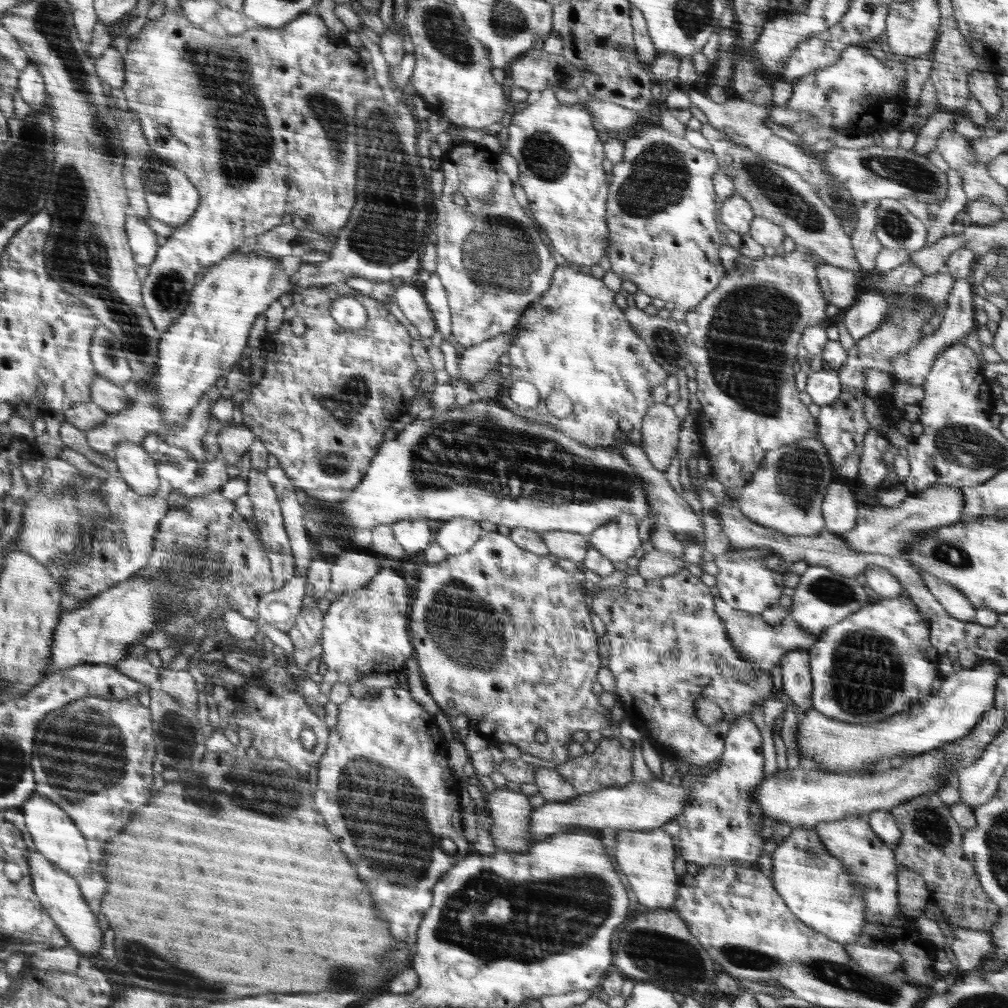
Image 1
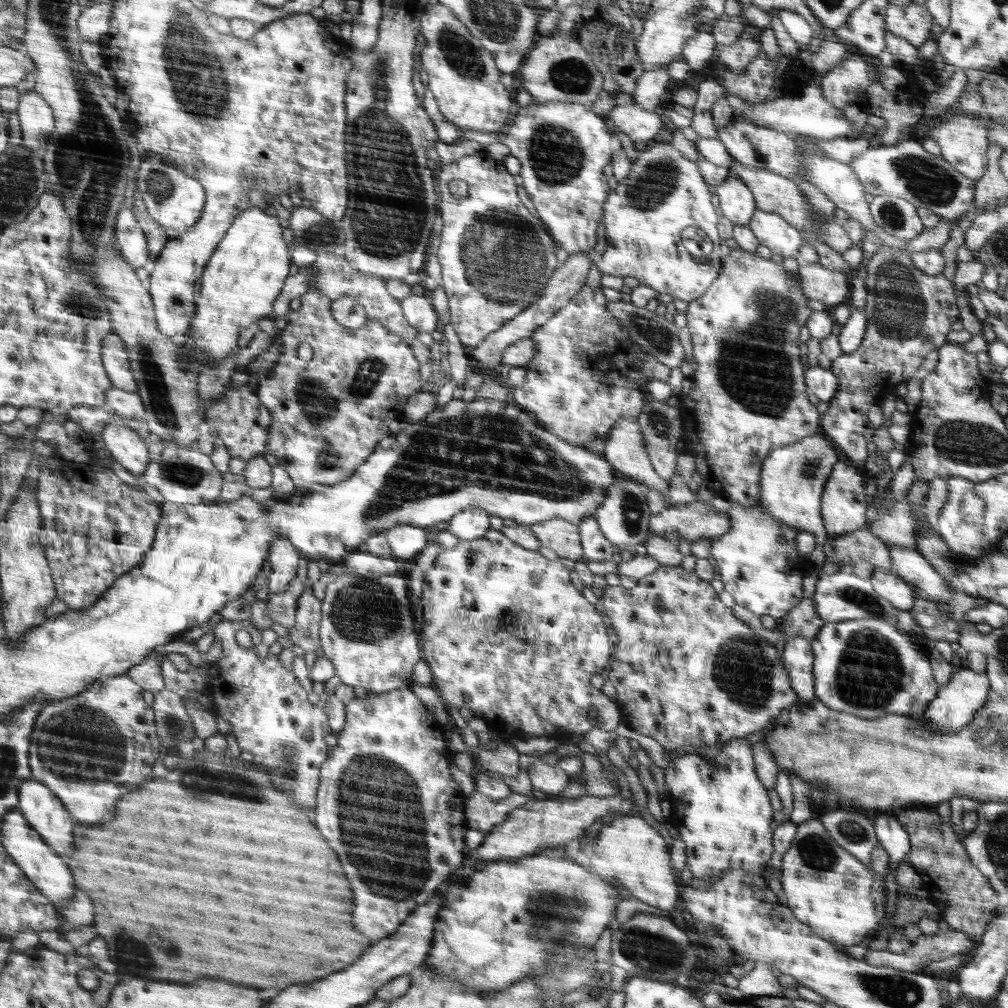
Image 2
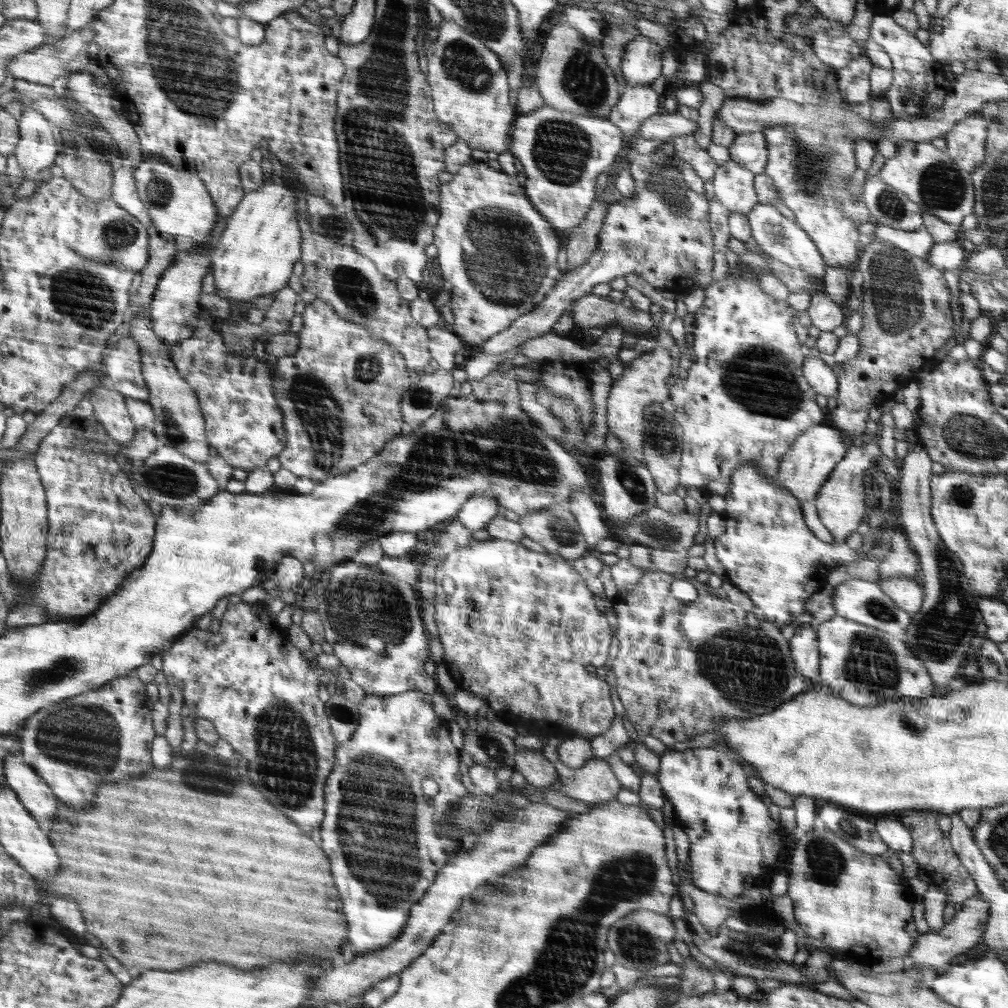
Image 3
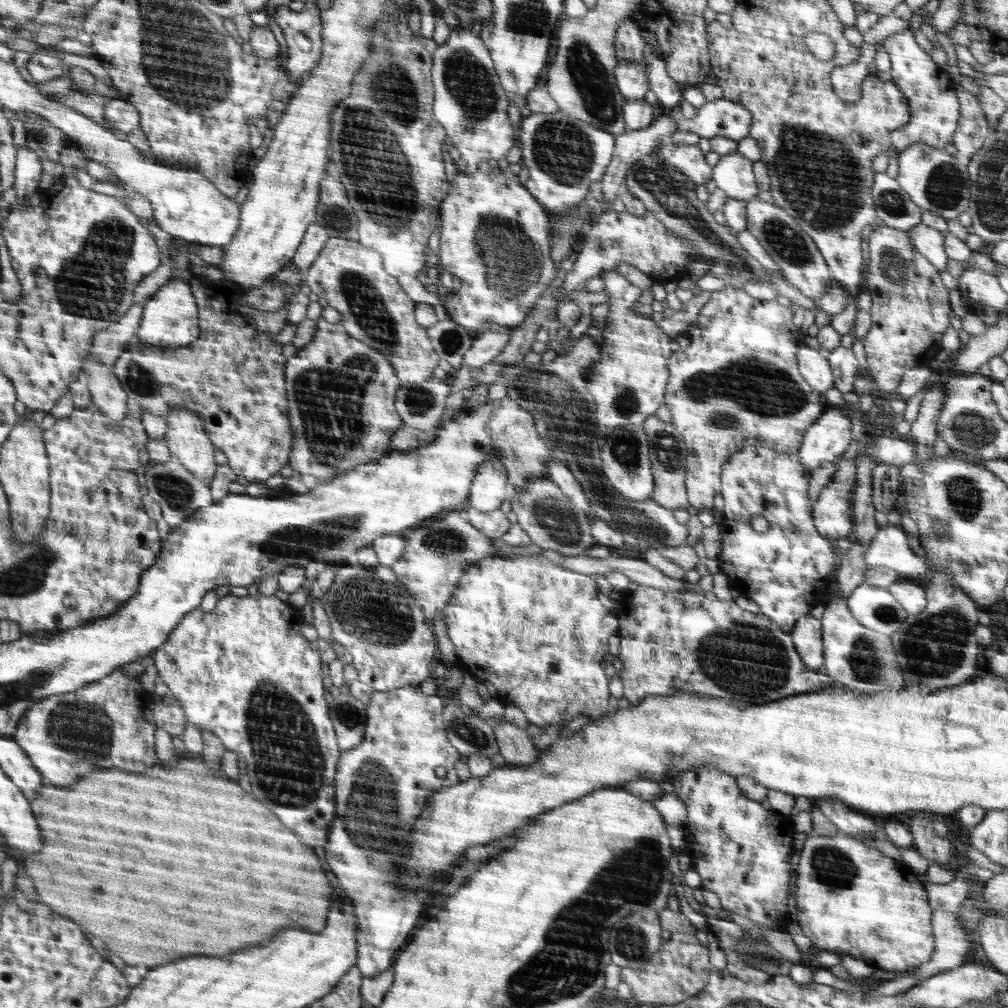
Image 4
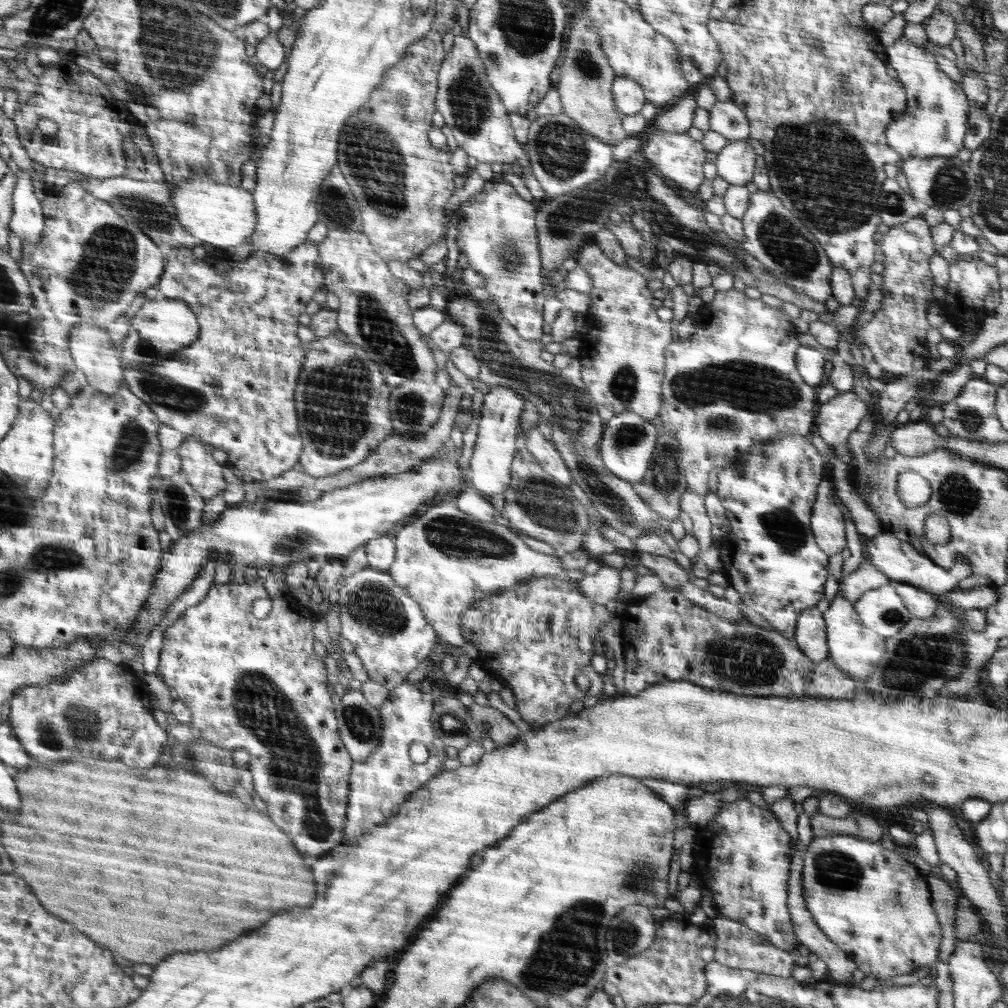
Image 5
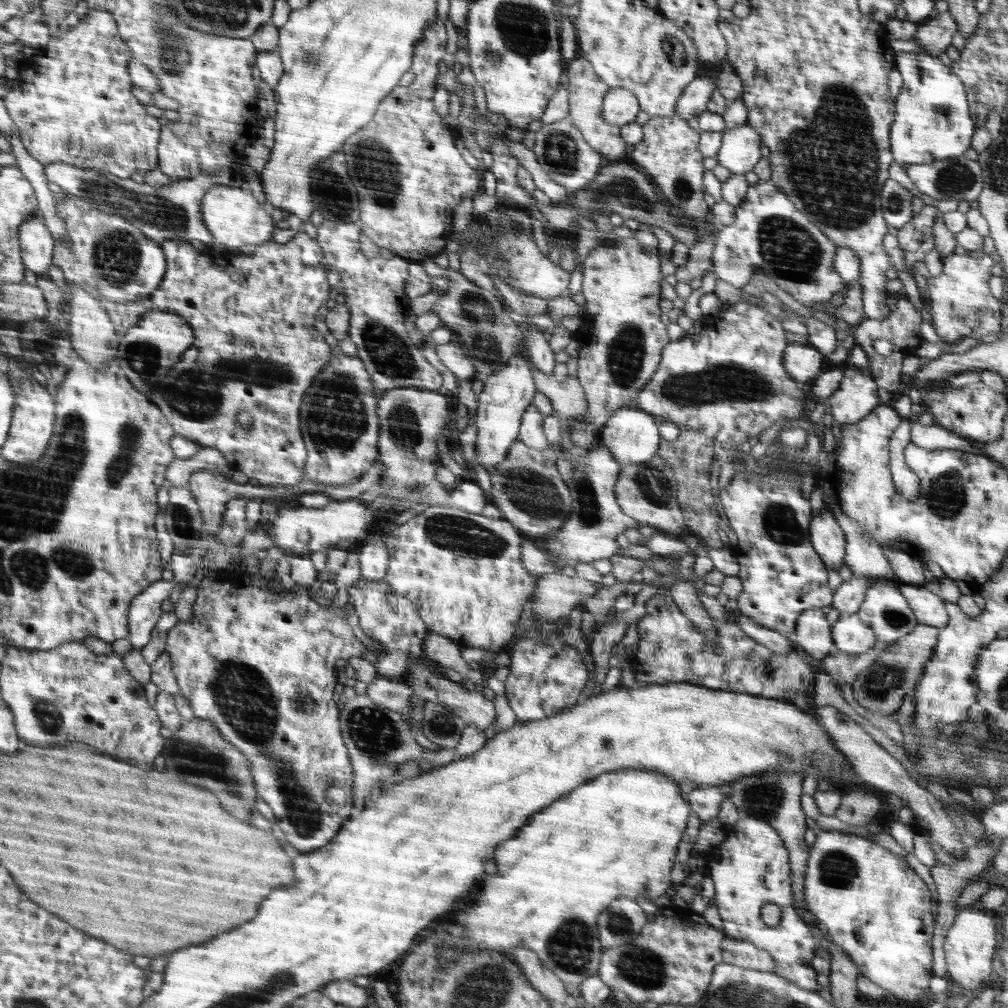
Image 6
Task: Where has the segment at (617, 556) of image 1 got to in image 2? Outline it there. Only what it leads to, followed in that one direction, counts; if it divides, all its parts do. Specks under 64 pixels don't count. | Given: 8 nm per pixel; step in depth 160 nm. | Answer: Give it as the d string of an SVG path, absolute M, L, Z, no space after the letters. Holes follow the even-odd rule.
M627 476L619 477L618 482L615 482L609 488L608 496L597 508L594 517L602 534L612 545L636 548L647 541L650 535L650 511L648 511L648 505L646 505L646 494L647 488L643 484L638 484Z

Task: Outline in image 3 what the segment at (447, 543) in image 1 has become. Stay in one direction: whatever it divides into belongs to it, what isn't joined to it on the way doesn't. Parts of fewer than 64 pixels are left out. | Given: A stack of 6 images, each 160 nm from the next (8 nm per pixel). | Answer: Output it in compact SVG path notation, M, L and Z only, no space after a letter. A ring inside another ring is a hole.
M477 494L461 506L461 512L456 519L464 528L484 535L487 524L498 515L498 507L497 500L494 500L490 494Z

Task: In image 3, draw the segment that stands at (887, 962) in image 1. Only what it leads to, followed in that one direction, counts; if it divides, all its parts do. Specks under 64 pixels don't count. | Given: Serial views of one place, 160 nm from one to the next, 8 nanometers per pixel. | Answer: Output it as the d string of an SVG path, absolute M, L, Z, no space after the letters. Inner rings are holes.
M979 894L973 896L970 900L966 900L961 908L960 912L956 912L950 922L947 922L939 931L930 931L928 933L922 933L917 941L914 942L910 954L905 958L904 962L909 967L917 967L917 964L921 966L933 966L937 970L945 969L949 965L949 961L962 954L978 944L978 941L983 937L987 918L989 913L988 903L985 898Z

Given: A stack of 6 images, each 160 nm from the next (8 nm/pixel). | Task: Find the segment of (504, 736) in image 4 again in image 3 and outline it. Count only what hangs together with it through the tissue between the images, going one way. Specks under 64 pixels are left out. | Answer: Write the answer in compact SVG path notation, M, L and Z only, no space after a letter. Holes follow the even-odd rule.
M517 749L514 770L533 786L548 786L559 778L555 766L540 751Z

